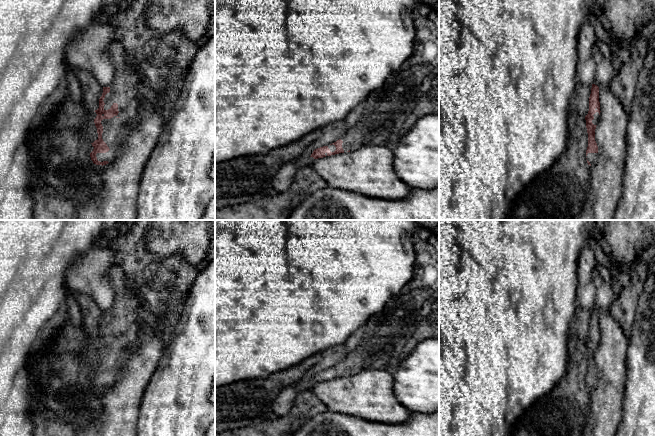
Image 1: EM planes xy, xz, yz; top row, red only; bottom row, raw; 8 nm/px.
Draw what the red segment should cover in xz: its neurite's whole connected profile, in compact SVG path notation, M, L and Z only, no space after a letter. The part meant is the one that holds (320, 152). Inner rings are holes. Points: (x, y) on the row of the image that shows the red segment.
M419 3L411 18L415 30L412 54L382 87L367 96L357 124L336 142L315 149L310 157L355 151L374 137L392 132L398 118L413 107L421 83L439 64L439 14L432 5Z

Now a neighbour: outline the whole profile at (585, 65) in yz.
M585 20L577 34L576 85L594 84L596 64L592 48L596 39L593 26Z

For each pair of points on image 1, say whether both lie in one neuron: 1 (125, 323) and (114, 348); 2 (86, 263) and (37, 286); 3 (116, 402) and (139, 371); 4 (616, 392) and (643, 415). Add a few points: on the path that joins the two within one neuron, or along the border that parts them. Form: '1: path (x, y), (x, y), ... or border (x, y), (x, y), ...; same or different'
1: path (119, 329), (116, 342); same
2: border (80, 254), (66, 273), (66, 287); different
3: path (124, 394), (130, 387), (133, 379); same
4: border (624, 401), (621, 421), (618, 424); different

